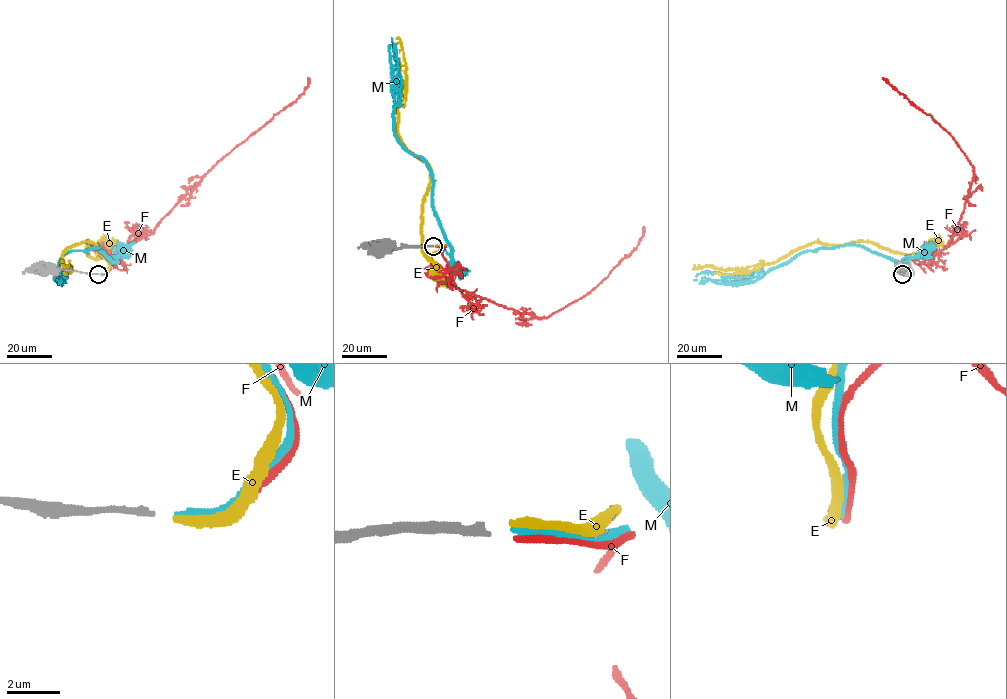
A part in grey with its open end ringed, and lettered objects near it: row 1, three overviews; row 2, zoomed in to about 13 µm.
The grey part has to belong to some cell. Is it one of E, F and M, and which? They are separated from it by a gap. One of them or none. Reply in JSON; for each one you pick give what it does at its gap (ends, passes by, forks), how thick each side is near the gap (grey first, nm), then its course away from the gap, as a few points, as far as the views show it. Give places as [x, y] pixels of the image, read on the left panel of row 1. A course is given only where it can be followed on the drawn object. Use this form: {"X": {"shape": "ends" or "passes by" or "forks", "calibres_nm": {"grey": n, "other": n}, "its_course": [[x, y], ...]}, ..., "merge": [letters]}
{"M": {"shape": "ends", "calibres_nm": {"grey": 240, "other": 280}, "its_course": [[100, 274], [108, 257], [116, 261], [97, 245], [64, 255], [66, 277], [59, 272], [56, 280]]}, "merge": ["M"]}

